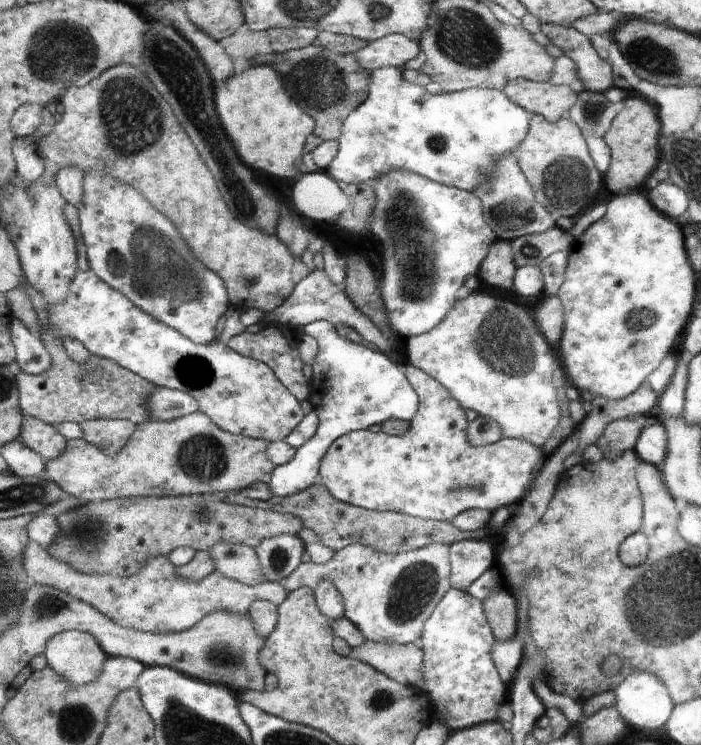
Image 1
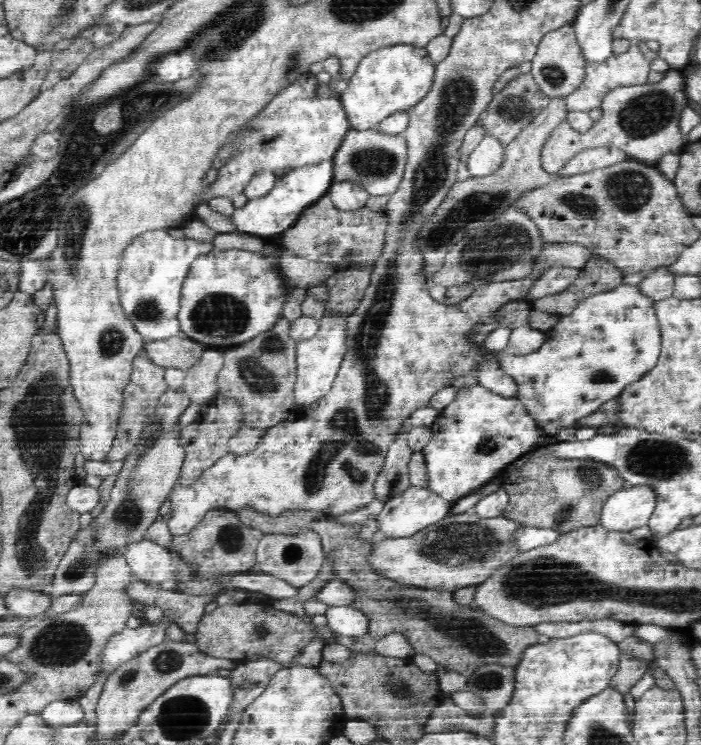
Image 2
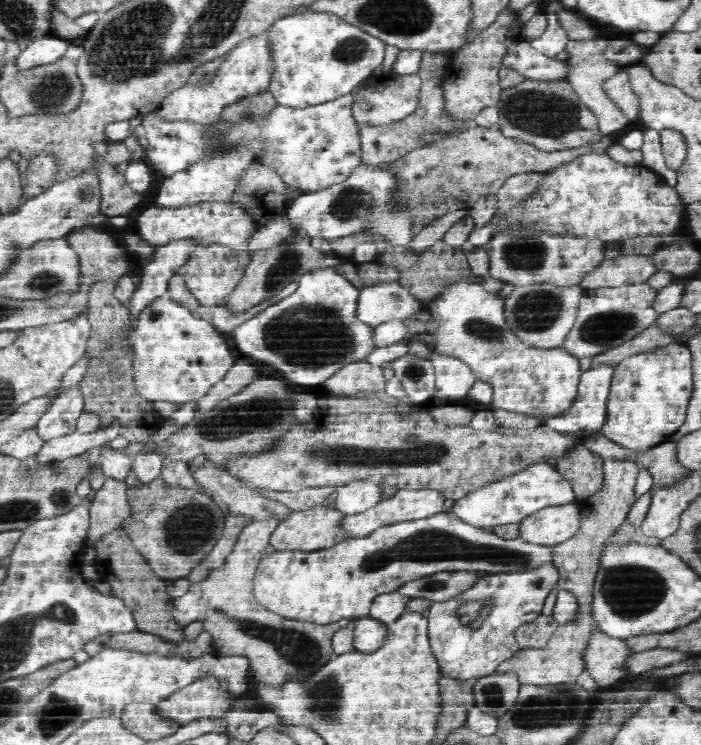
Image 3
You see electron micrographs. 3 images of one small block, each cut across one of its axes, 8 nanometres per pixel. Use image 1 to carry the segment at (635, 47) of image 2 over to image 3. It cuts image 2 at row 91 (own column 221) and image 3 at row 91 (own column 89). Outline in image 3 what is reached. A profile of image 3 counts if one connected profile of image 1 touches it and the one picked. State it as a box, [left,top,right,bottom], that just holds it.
[566,36,630,135]

